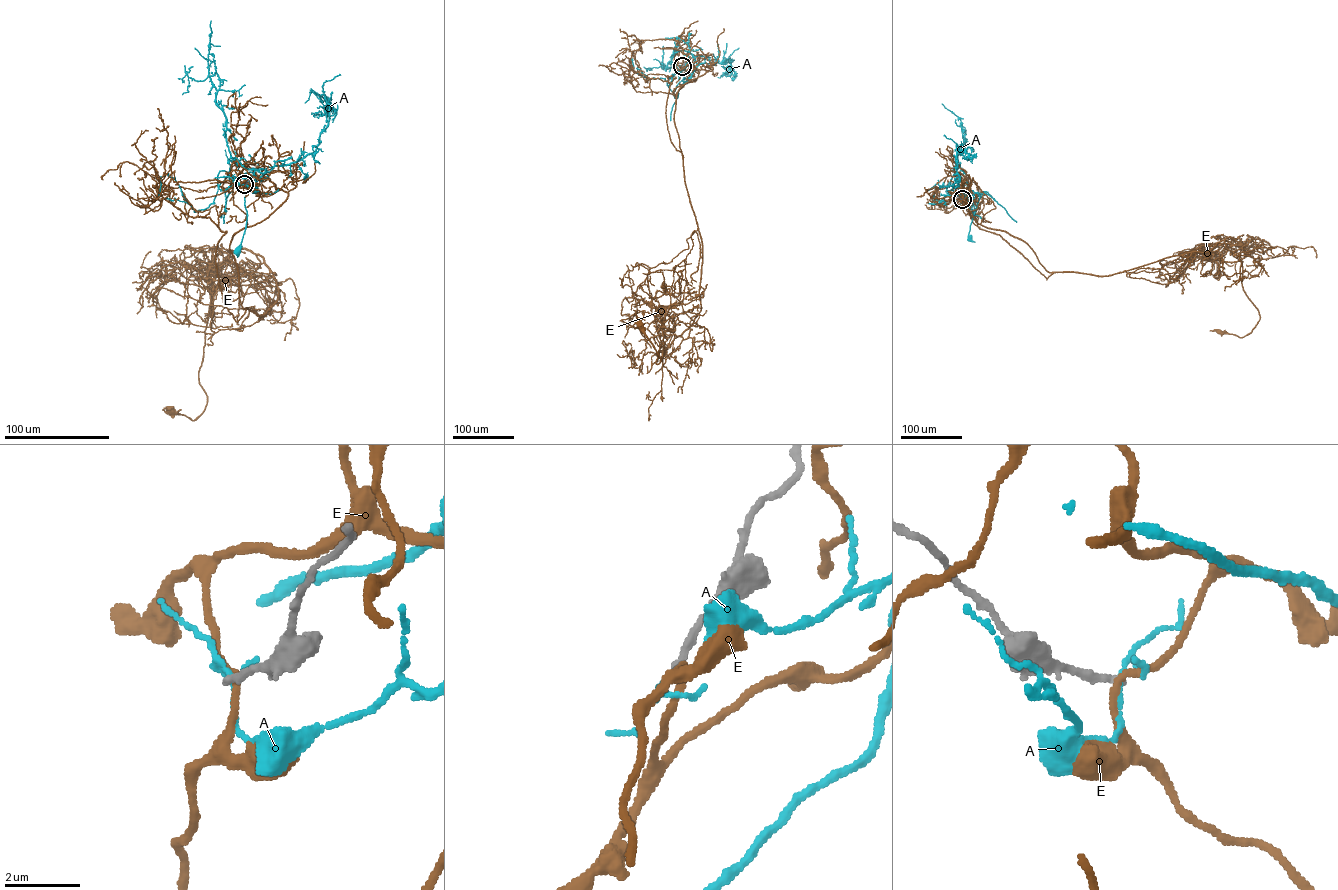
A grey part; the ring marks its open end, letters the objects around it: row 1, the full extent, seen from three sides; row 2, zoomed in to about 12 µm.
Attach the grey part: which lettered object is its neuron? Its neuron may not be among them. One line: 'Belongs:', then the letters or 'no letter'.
Belongs: no letter

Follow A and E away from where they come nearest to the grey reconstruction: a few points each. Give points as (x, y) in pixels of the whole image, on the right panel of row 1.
A: (962, 199), (959, 198), (958, 192), (969, 197), (979, 195), (969, 239)
E: (962, 199), (1050, 272), (1108, 276), (1233, 238), (1260, 318), (1243, 337), (1219, 331)

